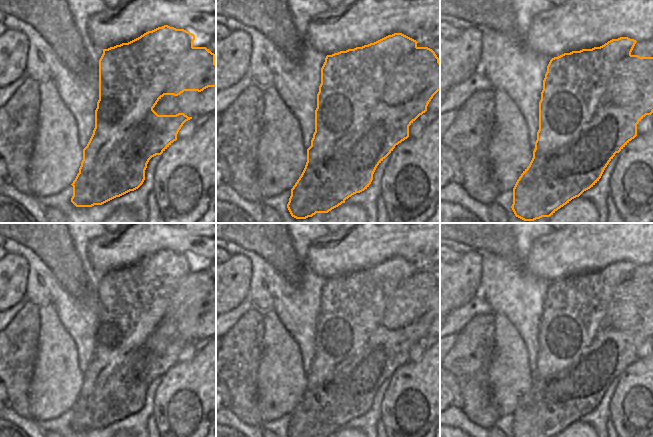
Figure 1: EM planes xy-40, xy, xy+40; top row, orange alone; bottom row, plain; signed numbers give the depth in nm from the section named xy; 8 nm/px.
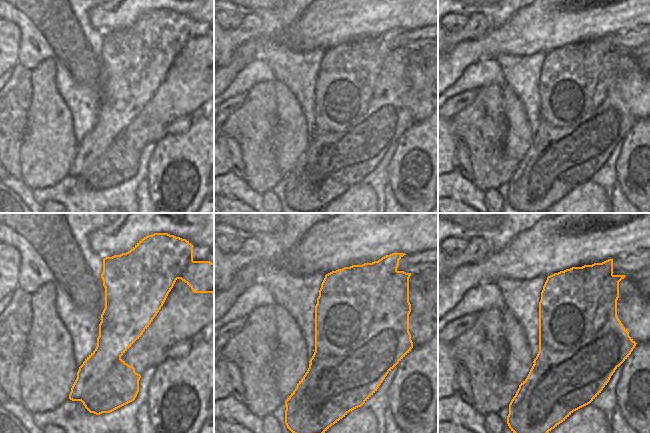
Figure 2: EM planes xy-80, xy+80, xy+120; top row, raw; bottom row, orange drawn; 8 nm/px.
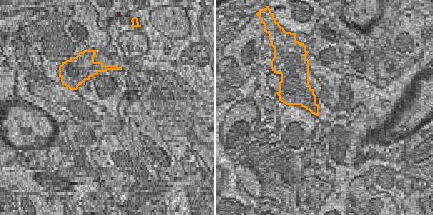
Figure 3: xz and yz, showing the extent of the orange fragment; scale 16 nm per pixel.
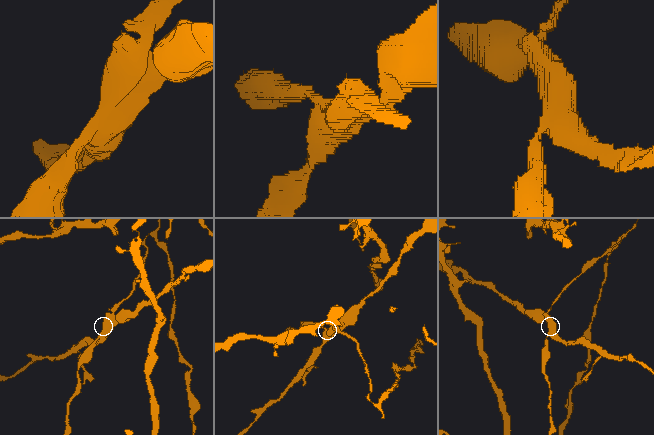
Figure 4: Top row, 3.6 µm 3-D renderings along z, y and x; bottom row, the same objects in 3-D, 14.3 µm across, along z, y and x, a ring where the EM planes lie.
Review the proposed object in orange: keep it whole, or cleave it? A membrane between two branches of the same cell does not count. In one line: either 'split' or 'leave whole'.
split

